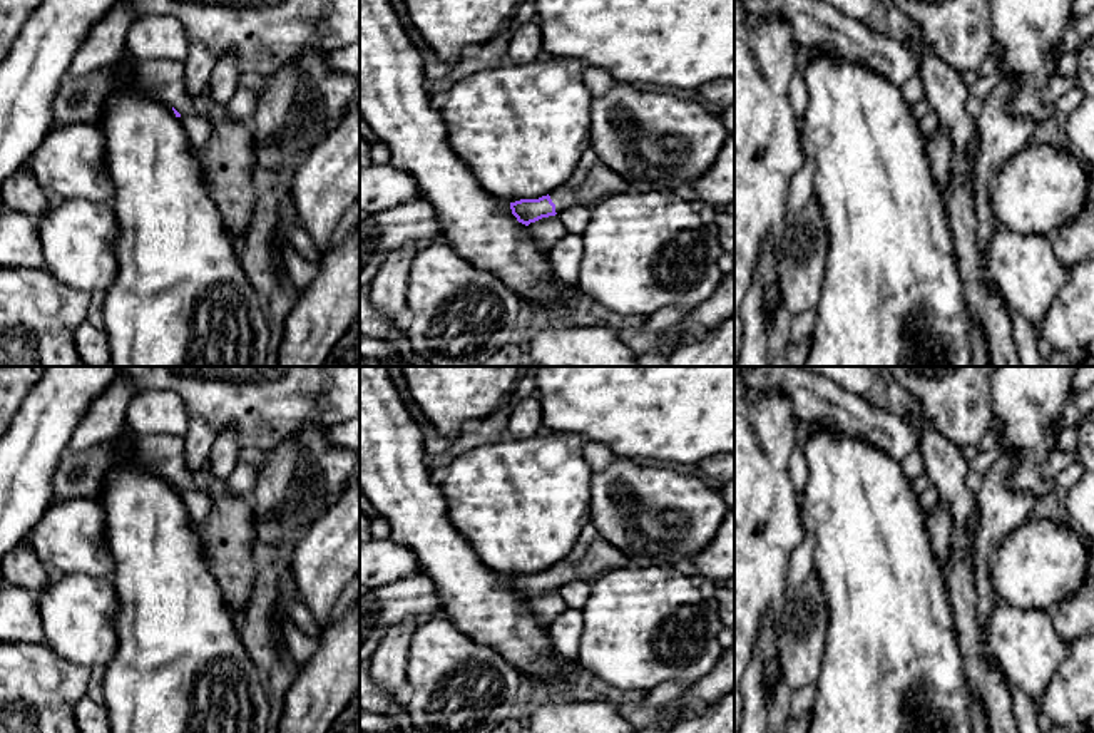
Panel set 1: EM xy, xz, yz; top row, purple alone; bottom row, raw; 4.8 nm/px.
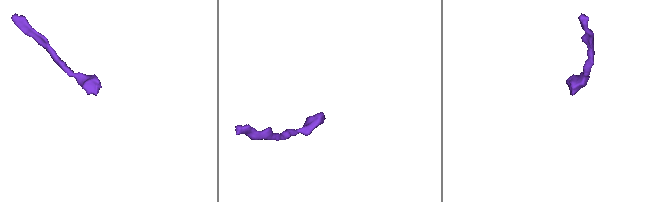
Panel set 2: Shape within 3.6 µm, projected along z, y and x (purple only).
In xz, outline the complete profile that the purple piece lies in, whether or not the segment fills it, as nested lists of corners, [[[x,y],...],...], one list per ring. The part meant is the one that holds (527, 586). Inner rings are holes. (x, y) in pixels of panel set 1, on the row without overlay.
[[[596,539],[579,562],[565,557],[539,574],[510,577],[510,584],[519,597],[529,601],[542,592],[555,591],[570,581],[592,582],[599,576],[626,566],[631,566],[631,562],[619,549],[602,539]]]

